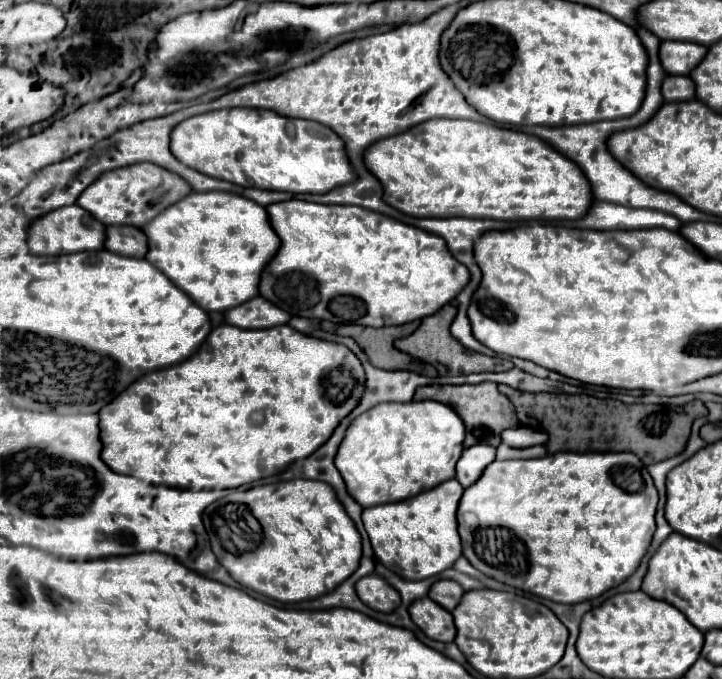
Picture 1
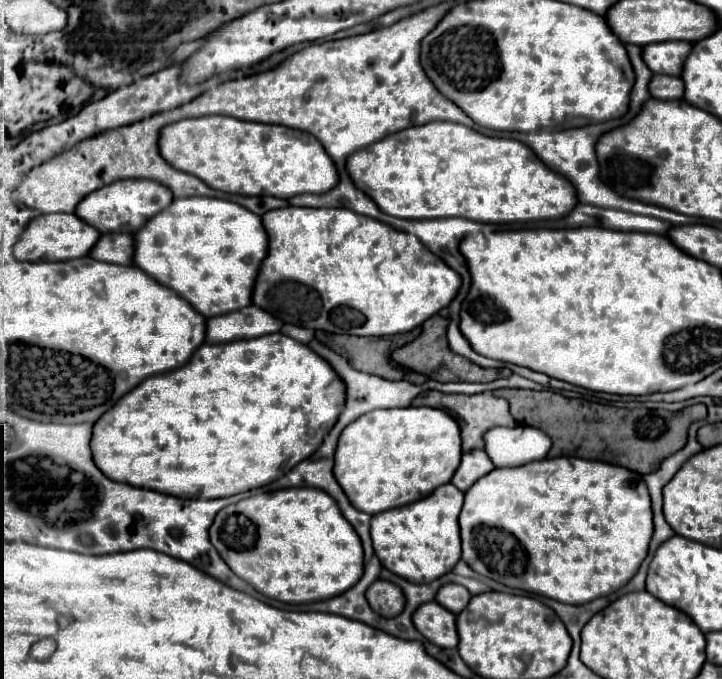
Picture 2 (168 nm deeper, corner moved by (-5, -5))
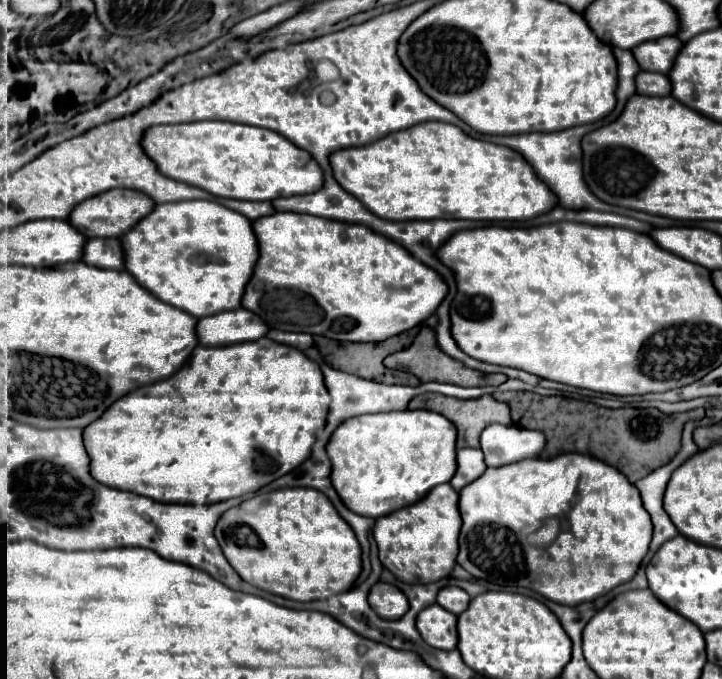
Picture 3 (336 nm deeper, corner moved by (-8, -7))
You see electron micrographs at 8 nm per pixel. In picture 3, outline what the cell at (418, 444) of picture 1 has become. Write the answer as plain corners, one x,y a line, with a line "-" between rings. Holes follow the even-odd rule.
389,411
343,421
331,435
327,453
333,463
331,481
343,503
363,517
383,517
411,505
435,485
451,481
457,469
457,429
435,411

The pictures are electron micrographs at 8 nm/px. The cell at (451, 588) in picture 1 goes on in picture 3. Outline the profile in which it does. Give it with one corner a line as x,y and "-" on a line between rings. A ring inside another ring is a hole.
455,585
443,587
443,589
439,591
439,595
437,595
437,603
439,603
443,609
451,611
453,615
461,615
461,613
467,609
469,601
471,601
469,593
467,593
465,589
461,589
461,587
455,587

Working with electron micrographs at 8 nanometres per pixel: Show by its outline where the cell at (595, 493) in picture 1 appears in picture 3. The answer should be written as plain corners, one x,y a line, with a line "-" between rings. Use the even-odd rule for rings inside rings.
565,453
565,455
559,455
555,459
525,459
525,461
519,461
519,463
487,469
483,473
483,477
479,477
479,481
473,481
471,485
467,485
467,489
463,489
459,493
459,513
461,513
461,519
463,519
463,527
461,527
461,535
459,535
459,557
457,557
457,563
463,569
467,569
473,577
489,579
489,581
499,583
499,585
515,585
515,587
533,589
535,593
543,595
545,599
551,599
551,601
561,603
561,605
579,605
583,601
593,601
593,599
609,593
613,587
629,581
637,573
643,557
647,555
649,543
651,543
651,537
653,537
653,525
651,525
649,513
645,511
645,507
641,503
637,487
633,483
629,483
627,477
623,473
619,473
615,467
611,467
611,465
607,465
603,461
597,461
593,457
579,455
579,453
-
545,517
561,519
561,531
559,531
557,539
547,549
537,549
541,553
533,553
533,549
525,541
525,537
533,529
537,529
537,525
541,525
541,519
545,519

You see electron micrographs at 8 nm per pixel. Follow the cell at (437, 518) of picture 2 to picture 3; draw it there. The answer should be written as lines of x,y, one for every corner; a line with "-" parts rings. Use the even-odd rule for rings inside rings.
437,485
421,501
407,505
395,513
379,517
373,527
373,537
379,547
379,559
399,581
431,583
449,577
459,553
459,493
449,485

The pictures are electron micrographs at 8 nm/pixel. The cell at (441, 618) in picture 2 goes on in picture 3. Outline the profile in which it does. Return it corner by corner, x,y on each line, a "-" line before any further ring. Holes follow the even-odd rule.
437,603
417,615
417,629
423,641
435,649
451,651
457,647
457,617

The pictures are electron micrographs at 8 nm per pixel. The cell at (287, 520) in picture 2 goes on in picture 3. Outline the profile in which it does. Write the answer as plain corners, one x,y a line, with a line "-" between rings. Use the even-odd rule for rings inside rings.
295,487
255,495
243,501
239,507
223,513
215,527
215,537
231,567
247,583
293,601
327,599
347,591
361,573
361,545
355,533
351,533
351,527
339,517
339,513
335,513
333,503
327,501
327,497
323,497
323,493
317,489

